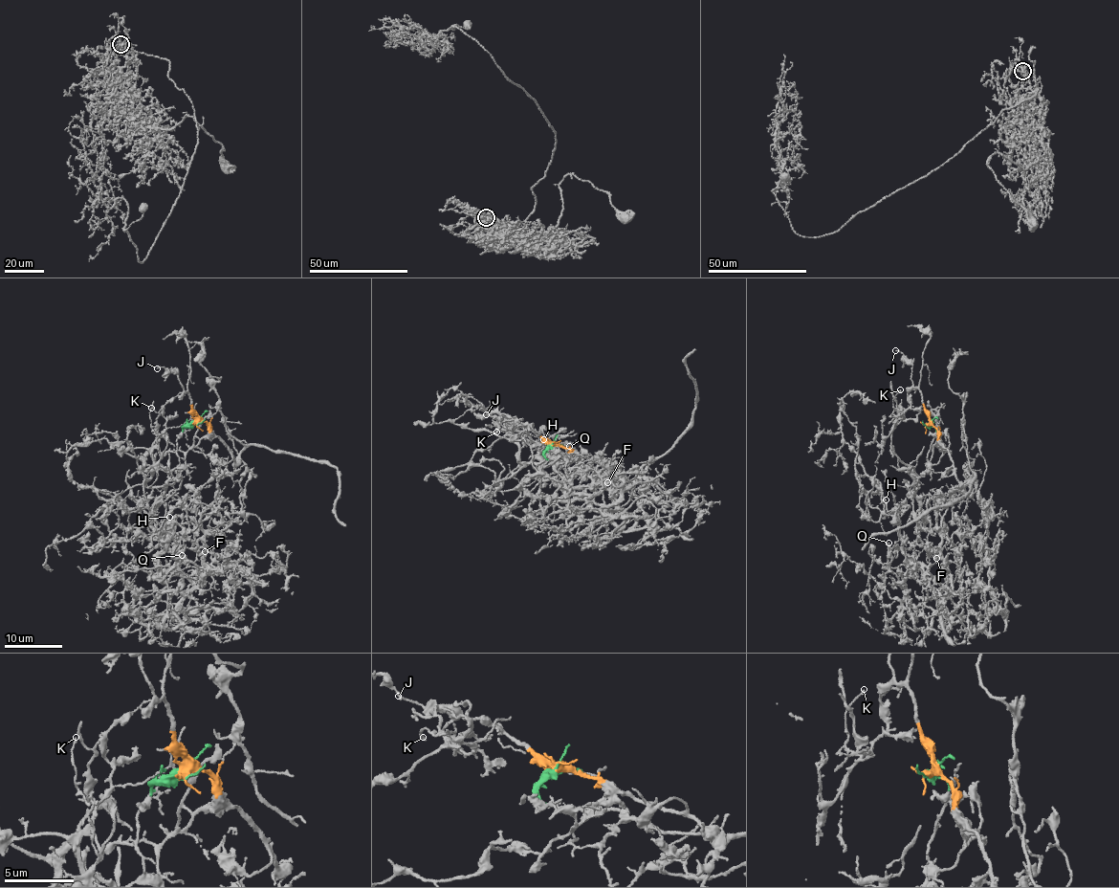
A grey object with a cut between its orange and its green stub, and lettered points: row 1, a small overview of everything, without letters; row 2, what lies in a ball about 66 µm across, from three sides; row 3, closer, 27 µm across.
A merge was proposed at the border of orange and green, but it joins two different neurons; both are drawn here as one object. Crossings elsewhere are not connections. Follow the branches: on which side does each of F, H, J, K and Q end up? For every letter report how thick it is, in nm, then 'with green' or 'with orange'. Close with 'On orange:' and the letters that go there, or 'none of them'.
F: calibre 240 nm; with green
H: calibre 130 nm; with green
J: calibre 120 nm; with orange
K: calibre 120 nm; with green
Q: calibre 190 nm; with green
On orange: J

